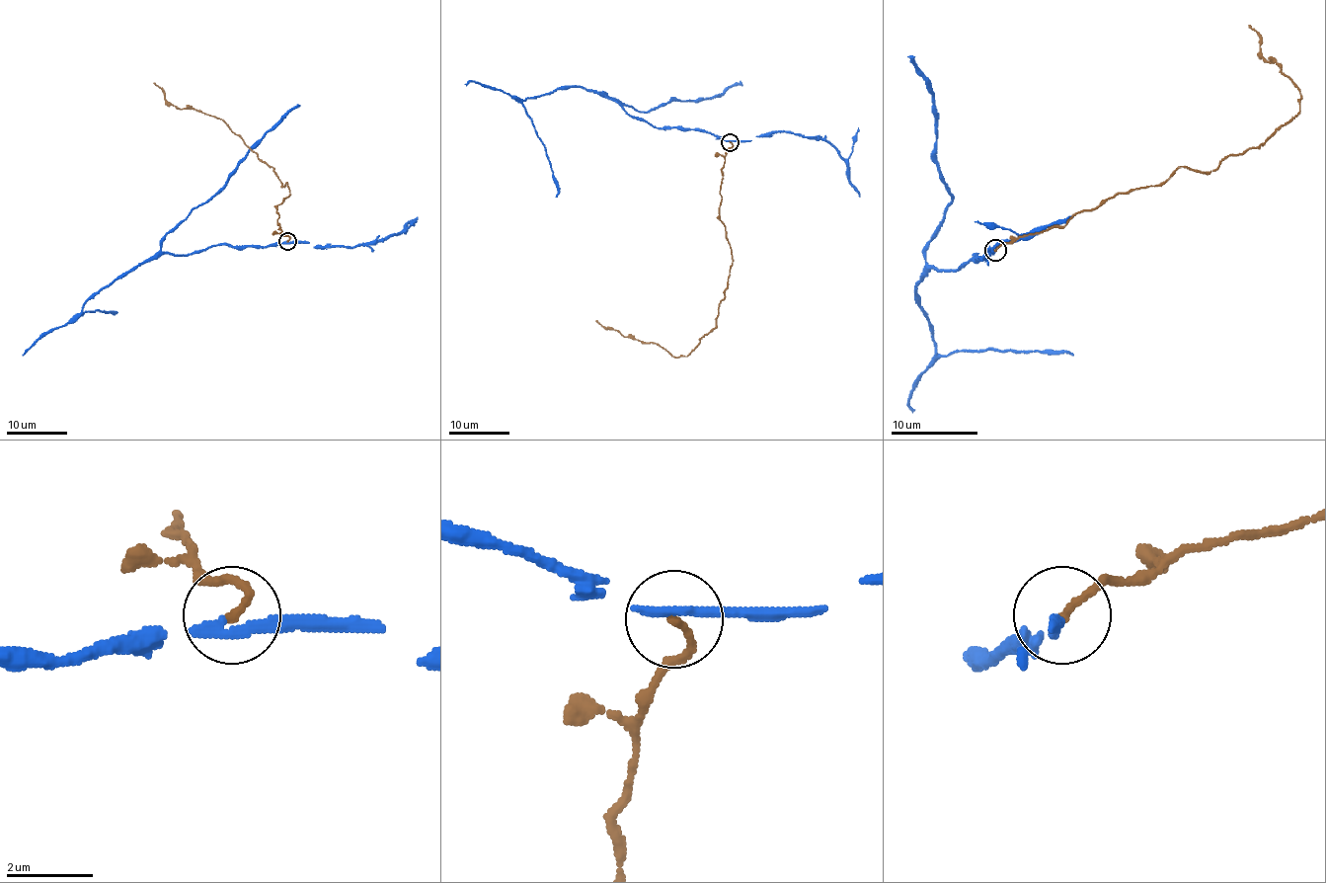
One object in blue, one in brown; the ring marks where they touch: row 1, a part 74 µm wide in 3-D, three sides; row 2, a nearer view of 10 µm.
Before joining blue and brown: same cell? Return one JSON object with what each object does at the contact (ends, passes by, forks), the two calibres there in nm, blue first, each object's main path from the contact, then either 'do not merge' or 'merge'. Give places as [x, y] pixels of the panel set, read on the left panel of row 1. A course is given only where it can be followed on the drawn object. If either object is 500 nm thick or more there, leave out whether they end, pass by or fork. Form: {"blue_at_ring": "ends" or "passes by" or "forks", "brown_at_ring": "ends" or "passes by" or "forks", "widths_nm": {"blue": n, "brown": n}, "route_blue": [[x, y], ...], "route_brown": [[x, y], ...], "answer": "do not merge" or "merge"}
{"blue_at_ring": "ends", "brown_at_ring": "ends", "widths_nm": {"blue": 300, "brown": 180}, "route_blue": [[287, 242], [211, 245], [190, 254], [159, 254], [100, 289], [80, 313], [114, 315]], "route_brown": [[287, 240], [276, 212], [288, 196], [287, 182], [282, 186], [273, 169], [212, 115], [171, 105], [153, 83]], "answer": "do not merge"}

